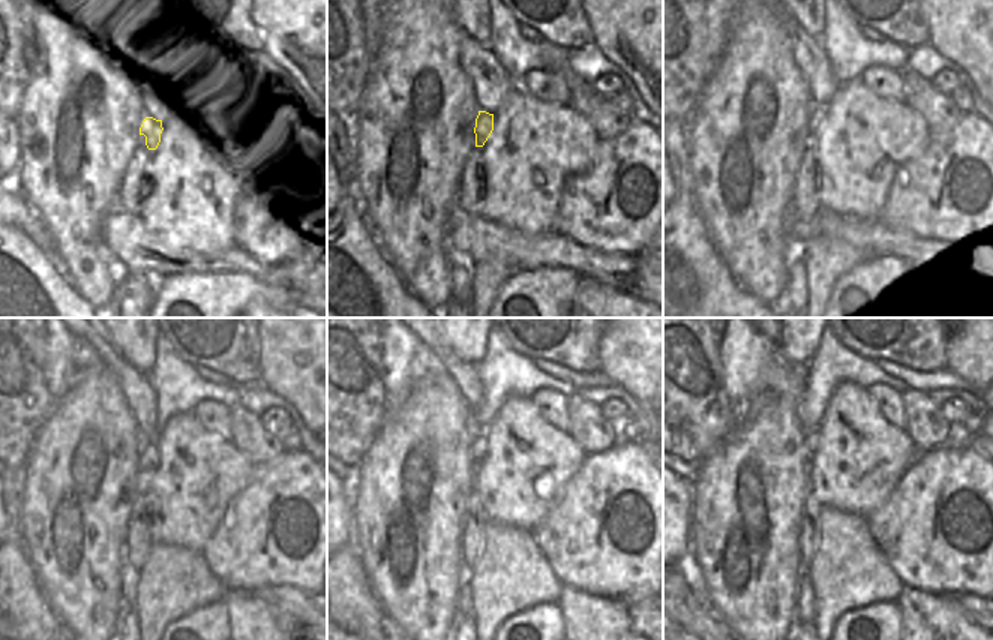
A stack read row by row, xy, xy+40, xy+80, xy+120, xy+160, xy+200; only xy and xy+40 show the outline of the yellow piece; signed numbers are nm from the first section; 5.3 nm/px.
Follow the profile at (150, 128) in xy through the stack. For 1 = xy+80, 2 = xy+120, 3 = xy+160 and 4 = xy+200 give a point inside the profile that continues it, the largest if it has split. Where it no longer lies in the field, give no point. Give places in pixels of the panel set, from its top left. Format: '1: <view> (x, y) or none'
1: xy+80 (818, 116)
2: xy+120 (147, 453)
3: xy+160 (477, 447)
4: xy+200 (810, 438)

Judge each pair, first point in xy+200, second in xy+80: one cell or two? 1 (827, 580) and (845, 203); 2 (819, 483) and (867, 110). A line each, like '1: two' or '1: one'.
1: two
2: one

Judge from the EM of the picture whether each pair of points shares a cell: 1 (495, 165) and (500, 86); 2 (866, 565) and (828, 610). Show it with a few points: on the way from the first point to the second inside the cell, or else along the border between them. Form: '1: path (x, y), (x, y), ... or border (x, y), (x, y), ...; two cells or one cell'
1: border (519, 86), (492, 113); two cells
2: path (855, 576), (831, 600); one cell

